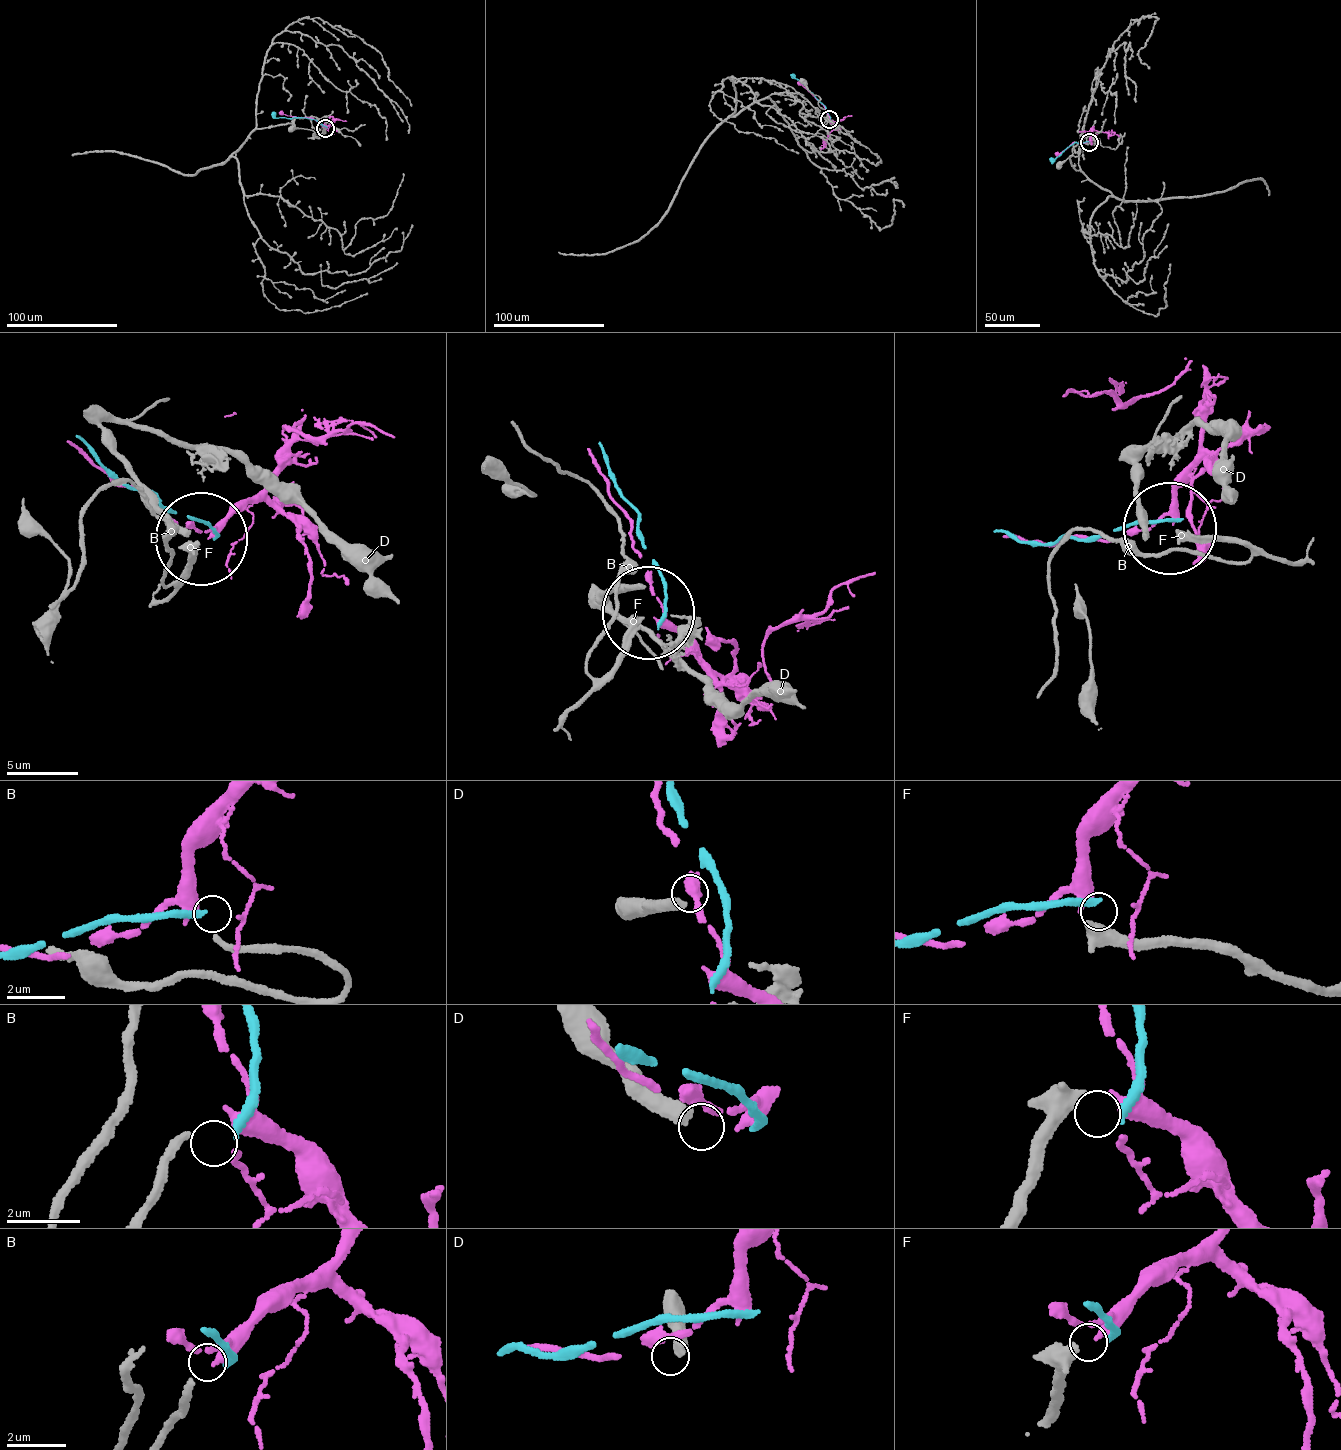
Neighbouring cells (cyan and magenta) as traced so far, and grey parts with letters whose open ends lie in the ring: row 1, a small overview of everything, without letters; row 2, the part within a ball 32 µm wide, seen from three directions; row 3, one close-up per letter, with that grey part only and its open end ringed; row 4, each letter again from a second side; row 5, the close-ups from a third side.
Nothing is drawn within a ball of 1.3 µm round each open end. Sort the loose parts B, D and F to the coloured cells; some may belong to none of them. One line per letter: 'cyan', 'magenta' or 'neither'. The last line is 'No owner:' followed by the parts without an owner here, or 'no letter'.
B: neither
D: neither
F: magenta
No owner: B, D

